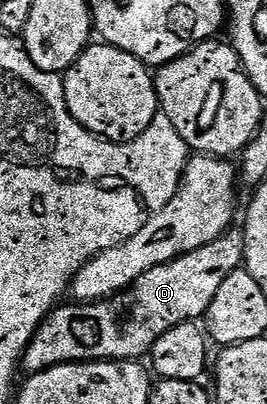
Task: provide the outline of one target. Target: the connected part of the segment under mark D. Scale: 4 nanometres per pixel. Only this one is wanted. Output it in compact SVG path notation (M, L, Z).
M228 231L223 236L213 239L213 243L197 251L189 251L164 265L155 264L153 271L145 271L145 275L138 277L129 289L131 306L127 309L129 315L124 326L123 313L114 305L116 303L114 300L60 304L48 313L39 330L33 335L33 339L28 343L21 358L22 368L24 370L27 368L26 372L33 374L45 371L54 365L64 365L74 361L133 361L146 358L151 348L157 343L157 339L165 335L165 331L186 321L198 322L206 318L207 309L213 303L213 295L217 295L221 283L225 283L225 279L229 279L229 275L233 275L233 271L237 271L242 265L242 232Z

